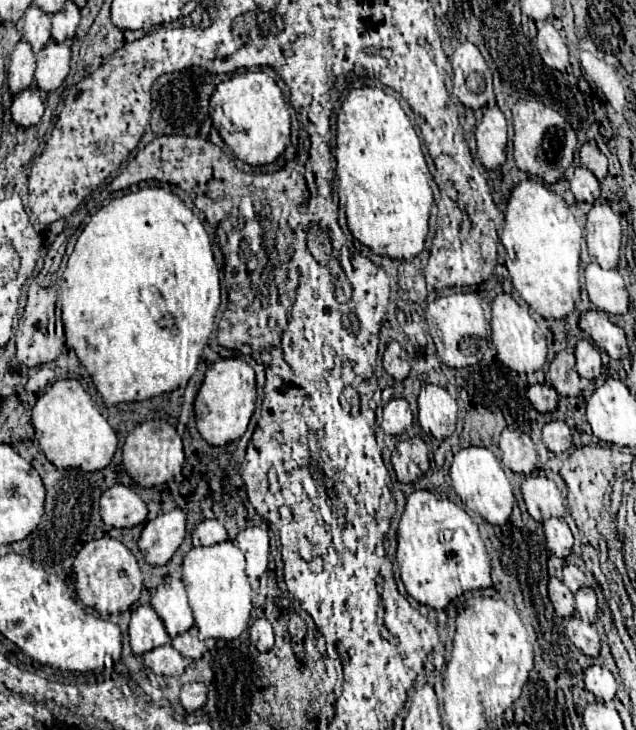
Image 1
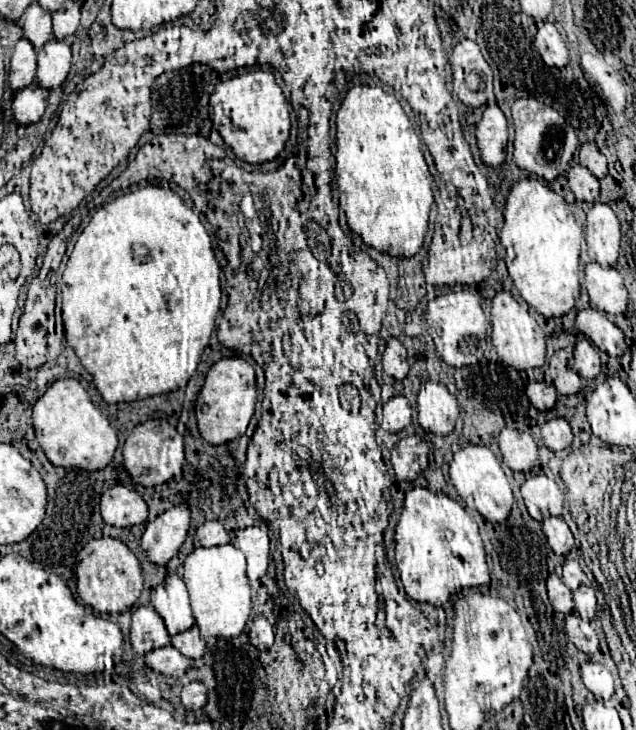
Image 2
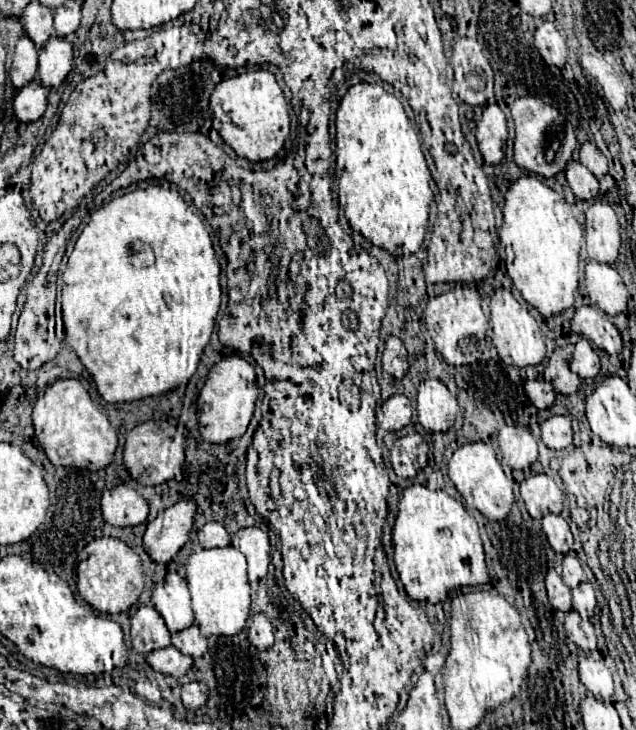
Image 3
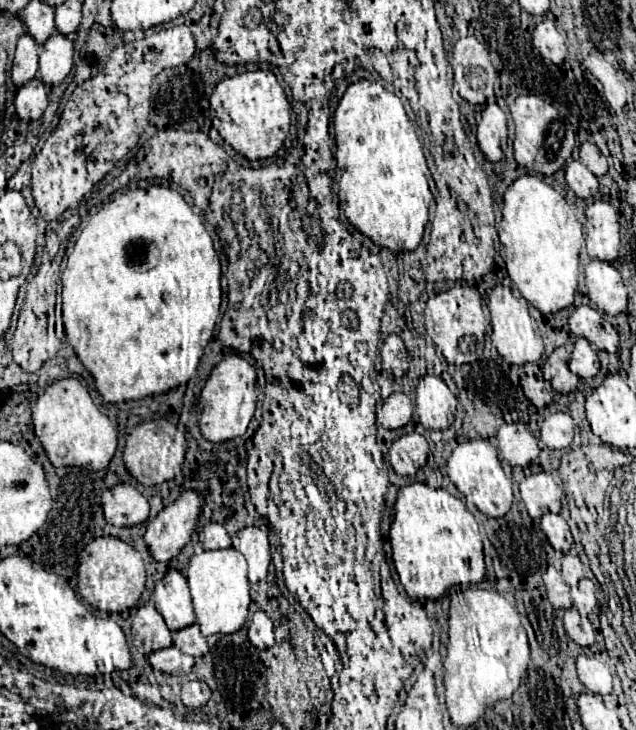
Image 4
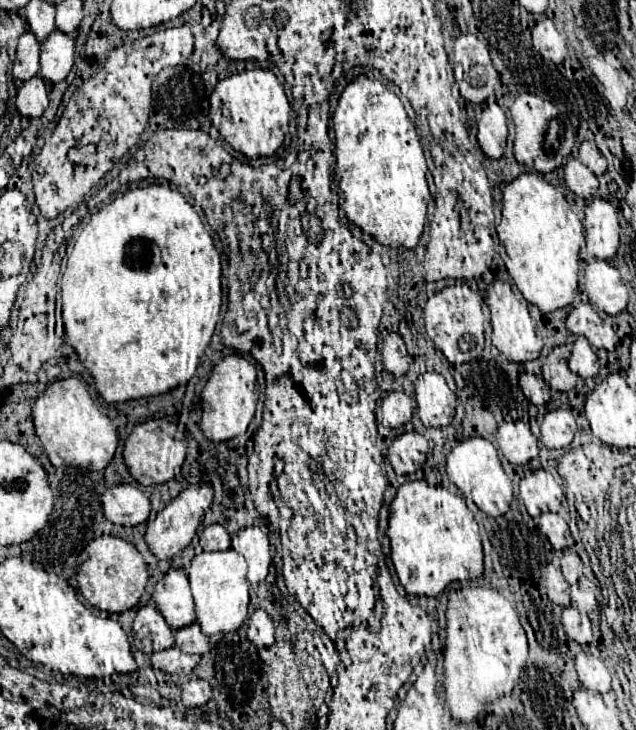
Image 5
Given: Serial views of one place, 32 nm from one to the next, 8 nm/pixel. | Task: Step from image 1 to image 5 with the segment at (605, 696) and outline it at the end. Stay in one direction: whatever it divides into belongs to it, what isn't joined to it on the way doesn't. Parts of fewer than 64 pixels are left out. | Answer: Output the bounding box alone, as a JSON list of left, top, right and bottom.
[576,652,612,694]

